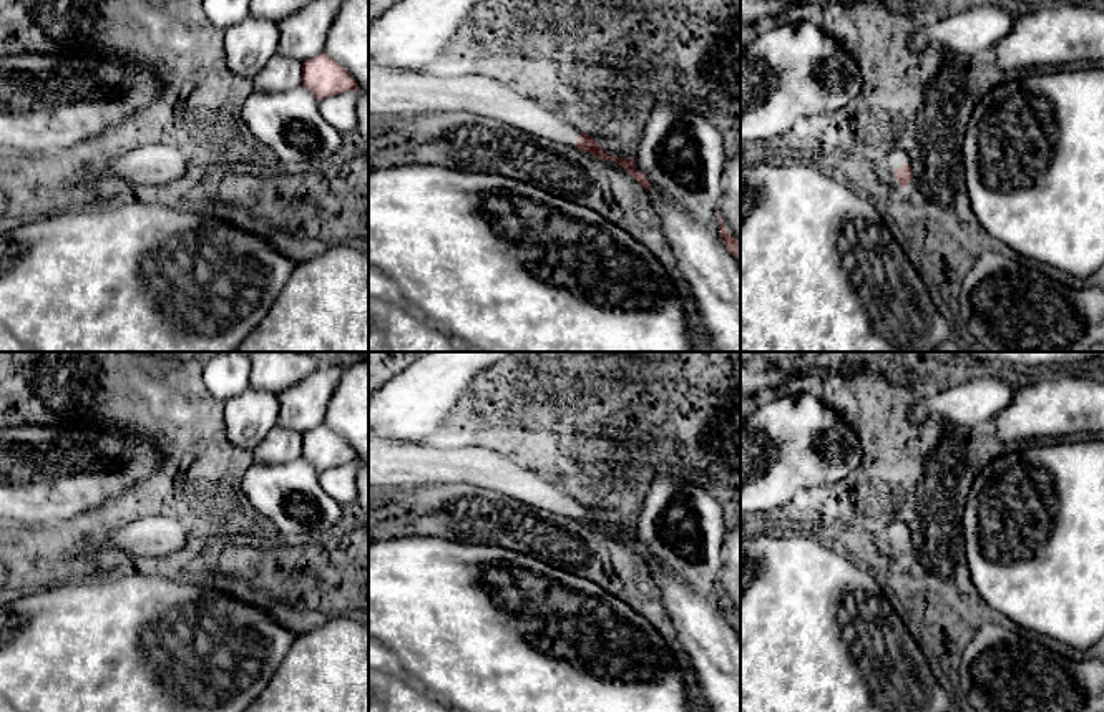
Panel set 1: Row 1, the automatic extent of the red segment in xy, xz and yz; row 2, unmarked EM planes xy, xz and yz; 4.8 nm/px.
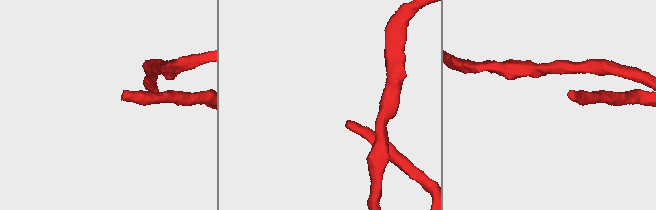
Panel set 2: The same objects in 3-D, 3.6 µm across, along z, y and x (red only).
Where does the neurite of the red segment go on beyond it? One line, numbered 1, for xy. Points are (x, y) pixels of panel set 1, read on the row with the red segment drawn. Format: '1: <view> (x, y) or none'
1: none

